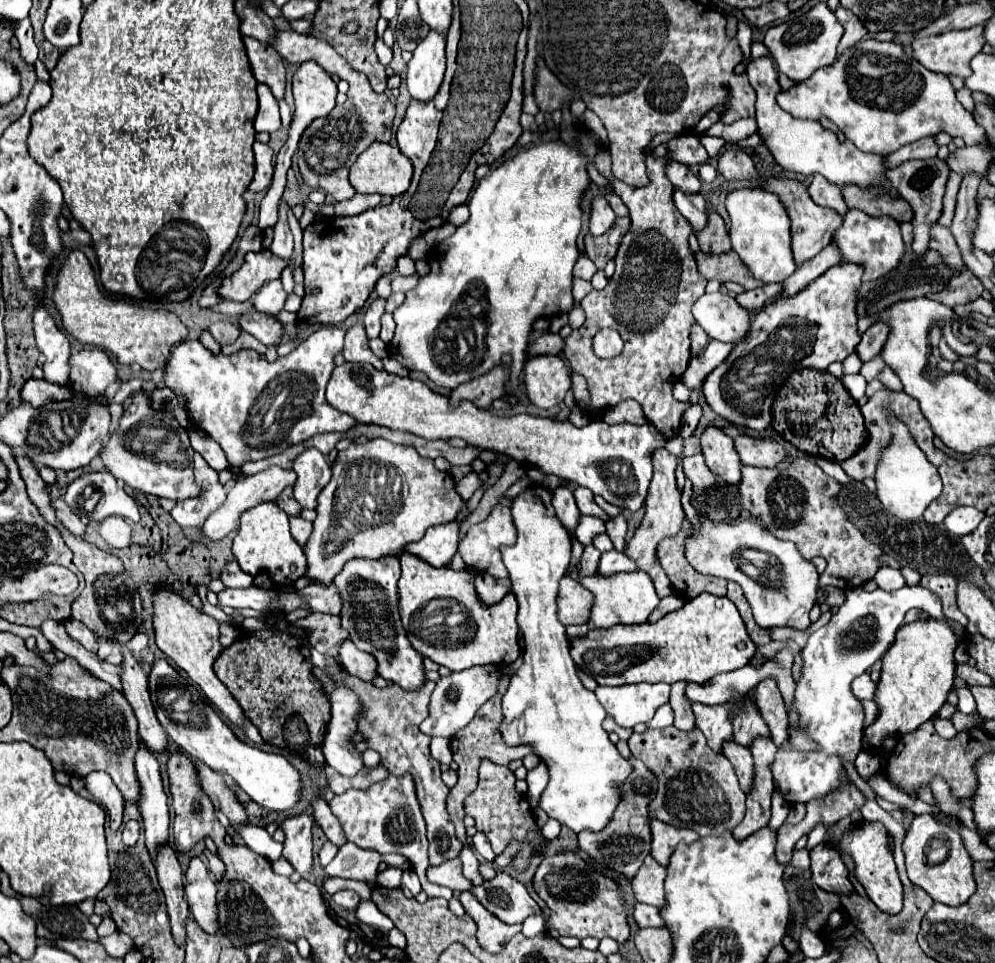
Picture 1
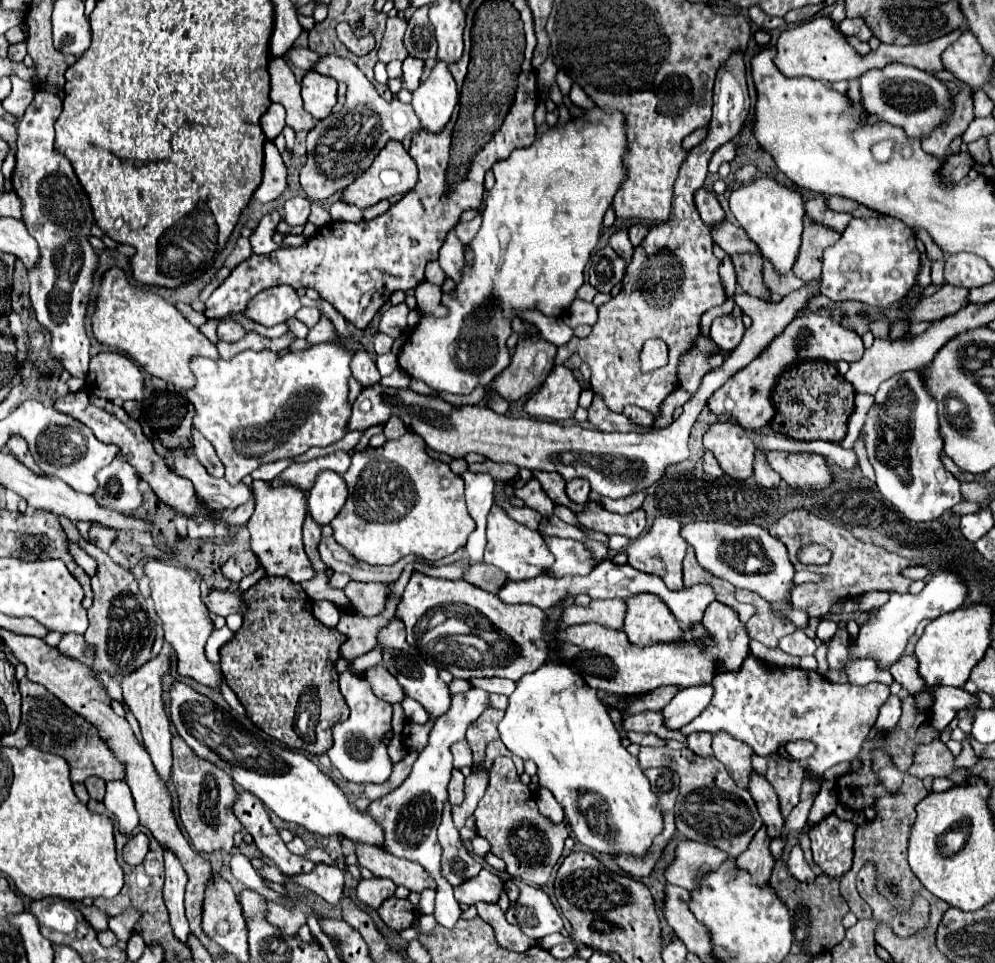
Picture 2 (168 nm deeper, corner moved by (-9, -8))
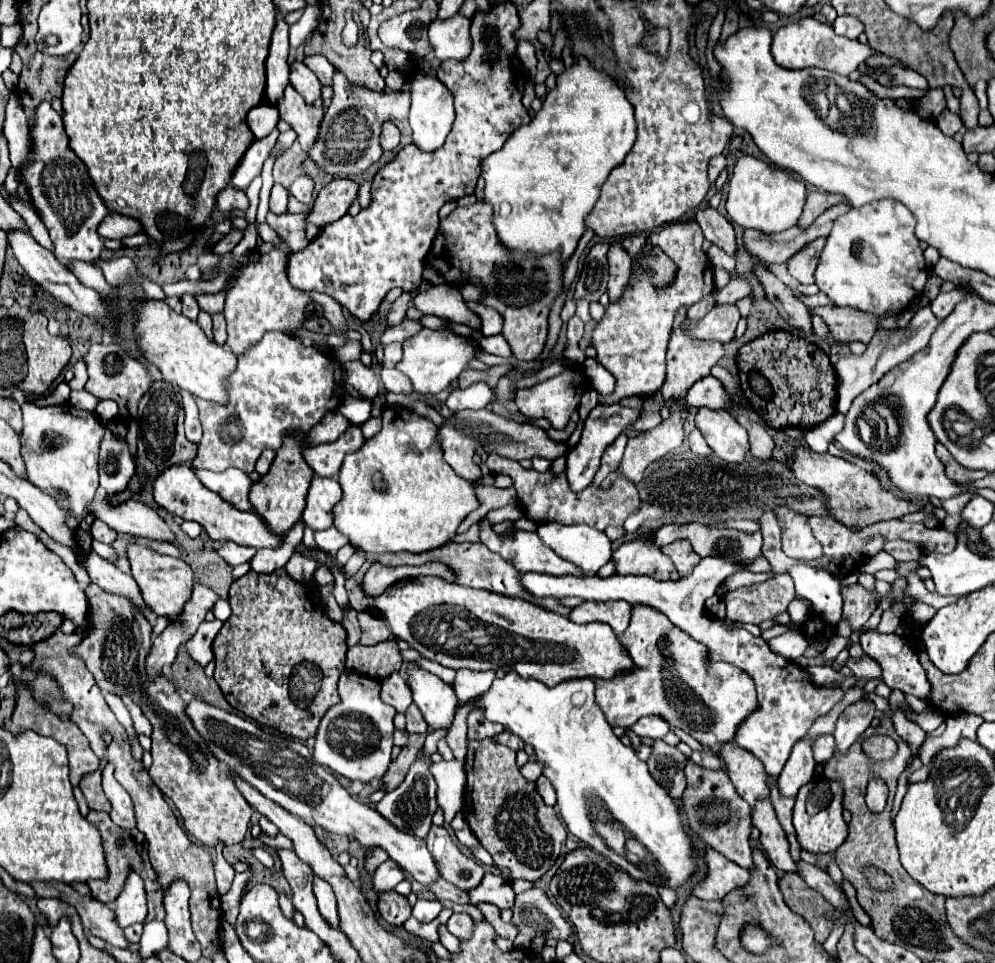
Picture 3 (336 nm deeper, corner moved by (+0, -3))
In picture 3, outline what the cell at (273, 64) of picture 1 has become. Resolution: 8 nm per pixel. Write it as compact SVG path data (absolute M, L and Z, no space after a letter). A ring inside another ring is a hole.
M287 85L287 91L283 95L283 103L279 103L281 119L285 119L299 135L299 143L303 151L309 151L319 135L319 125L325 115L323 109L315 109L313 105L307 105L301 95Z

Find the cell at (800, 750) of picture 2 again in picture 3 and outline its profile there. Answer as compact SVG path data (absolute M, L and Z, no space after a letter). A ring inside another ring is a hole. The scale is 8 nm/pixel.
M823 735L823 739L815 741L815 761L823 763L831 759L835 753L835 737L833 735Z

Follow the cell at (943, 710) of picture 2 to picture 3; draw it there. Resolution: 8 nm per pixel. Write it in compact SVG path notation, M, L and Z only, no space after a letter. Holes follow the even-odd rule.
M869 629L869 631L861 633L859 643L861 643L865 655L869 655L871 659L875 659L881 665L881 671L883 671L881 679L887 687L915 695L917 699L927 697L929 683L927 683L927 677L925 677L925 669L919 663L919 655L915 651L915 645L907 637L901 637L901 635L895 635L895 633L885 635L885 633L879 633L875 629Z

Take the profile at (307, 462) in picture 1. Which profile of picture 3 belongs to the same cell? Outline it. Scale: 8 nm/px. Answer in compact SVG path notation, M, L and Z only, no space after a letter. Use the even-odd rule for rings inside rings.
M329 477L313 479L307 495L303 521L313 531L323 531L333 525L333 507L341 501L341 485Z

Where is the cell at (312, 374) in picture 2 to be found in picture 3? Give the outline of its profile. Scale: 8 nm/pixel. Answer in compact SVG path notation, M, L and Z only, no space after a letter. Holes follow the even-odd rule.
M271 331L237 359L236 370L225 381L229 405L219 407L197 399L203 439L193 459L195 469L225 471L227 467L239 467L253 473L263 449L275 451L281 447L285 431L307 431L331 411L333 399L335 407L341 403L343 375L339 363L323 351L303 345L297 337Z

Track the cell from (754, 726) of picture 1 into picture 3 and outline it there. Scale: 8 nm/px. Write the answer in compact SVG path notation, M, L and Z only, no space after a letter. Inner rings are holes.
M769 779L769 787L771 787L771 803L773 803L775 811L777 811L777 819L779 819L781 827L783 827L789 843L791 843L791 855L793 855L793 859L797 861L797 859L801 859L801 857L799 857L801 845L799 845L797 837L795 837L795 827L793 827L793 823L791 823L795 799L781 799L779 791L775 791L775 779Z

